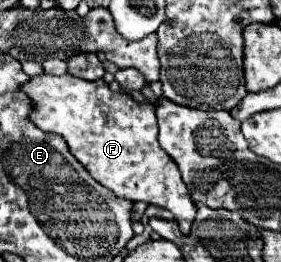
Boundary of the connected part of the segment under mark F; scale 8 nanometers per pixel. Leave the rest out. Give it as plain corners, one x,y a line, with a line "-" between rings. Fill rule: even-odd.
48,73
30,77
30,81
20,85
20,91
32,101
30,121
42,131
60,135
68,143
70,153
98,183
118,197
172,211
180,231
184,235
190,233
189,221
196,215
196,205
190,201
182,177
178,177
178,167
174,167
174,161
158,145
154,105
142,105
126,93
110,91
104,79
84,81
70,73
60,77

